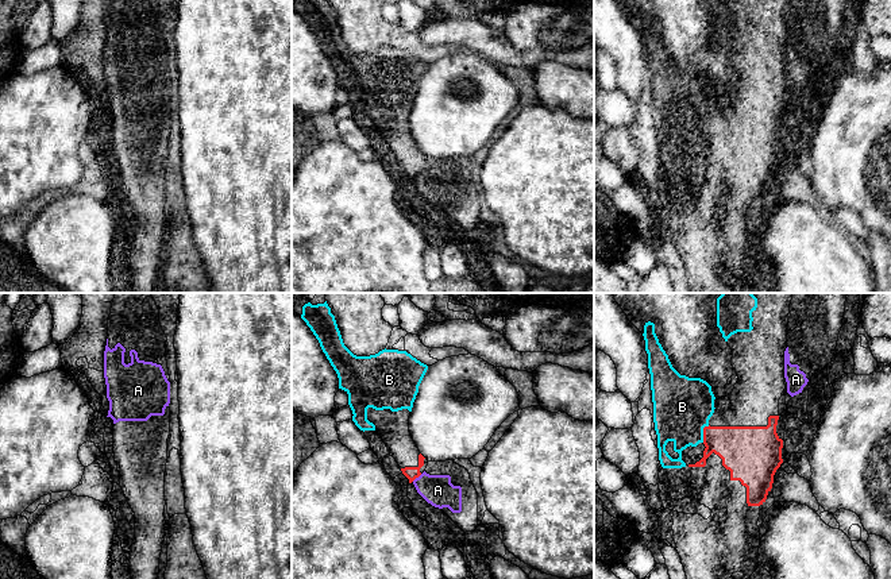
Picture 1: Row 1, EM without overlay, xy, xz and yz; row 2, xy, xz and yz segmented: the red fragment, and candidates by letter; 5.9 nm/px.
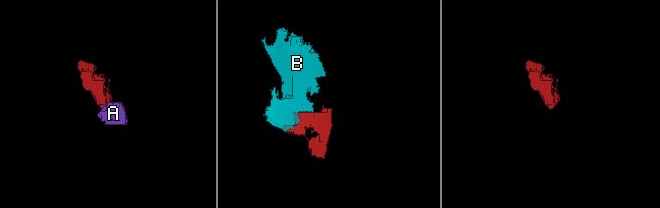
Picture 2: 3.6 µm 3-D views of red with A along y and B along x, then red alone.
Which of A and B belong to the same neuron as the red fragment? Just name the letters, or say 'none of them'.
B

